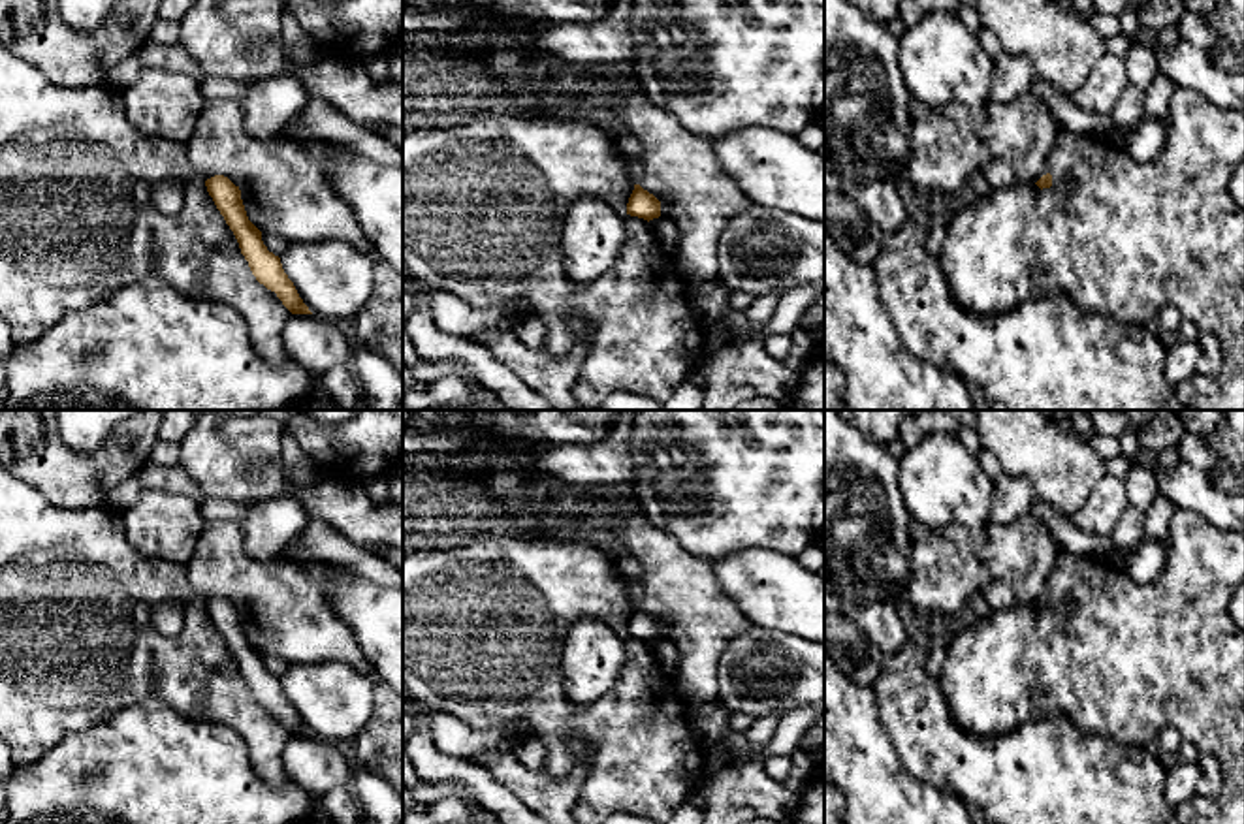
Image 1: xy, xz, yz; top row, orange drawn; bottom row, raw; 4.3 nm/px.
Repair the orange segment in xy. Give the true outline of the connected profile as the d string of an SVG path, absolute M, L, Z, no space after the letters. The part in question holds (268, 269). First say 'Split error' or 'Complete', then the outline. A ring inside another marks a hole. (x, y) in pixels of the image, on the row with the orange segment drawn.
Complete. M224 175L207 179L205 186L216 209L233 231L241 254L248 261L256 280L275 292L292 314L312 314L299 297L294 282L284 273L280 258L267 250L262 241L262 231L248 220L239 186Z

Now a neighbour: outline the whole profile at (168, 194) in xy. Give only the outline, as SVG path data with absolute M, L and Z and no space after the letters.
M164 175L151 188L151 205L162 214L175 216L184 207L186 186L190 181L184 175Z

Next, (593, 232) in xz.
M578 198L563 220L561 248L568 280L593 284L617 261L625 241L623 213L600 198Z

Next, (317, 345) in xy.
M292 314L282 327L282 342L288 356L314 378L350 363L356 348L341 324L314 314Z

